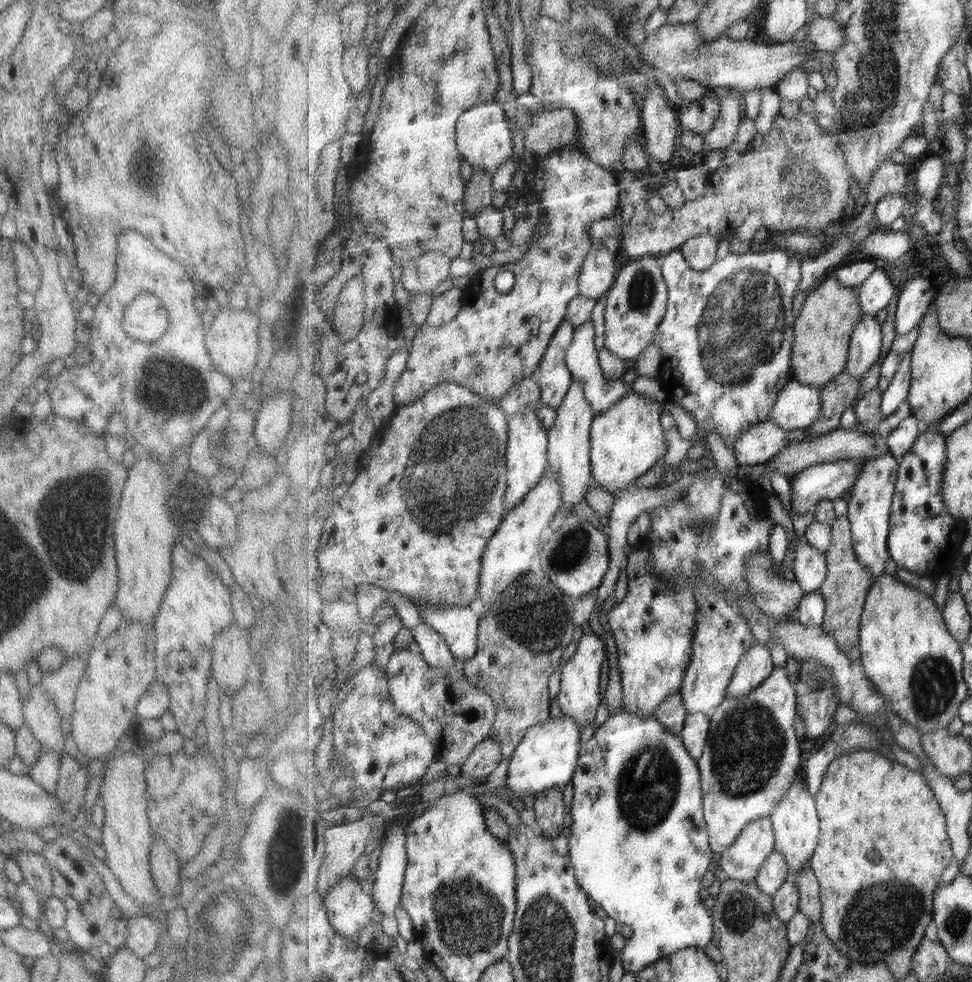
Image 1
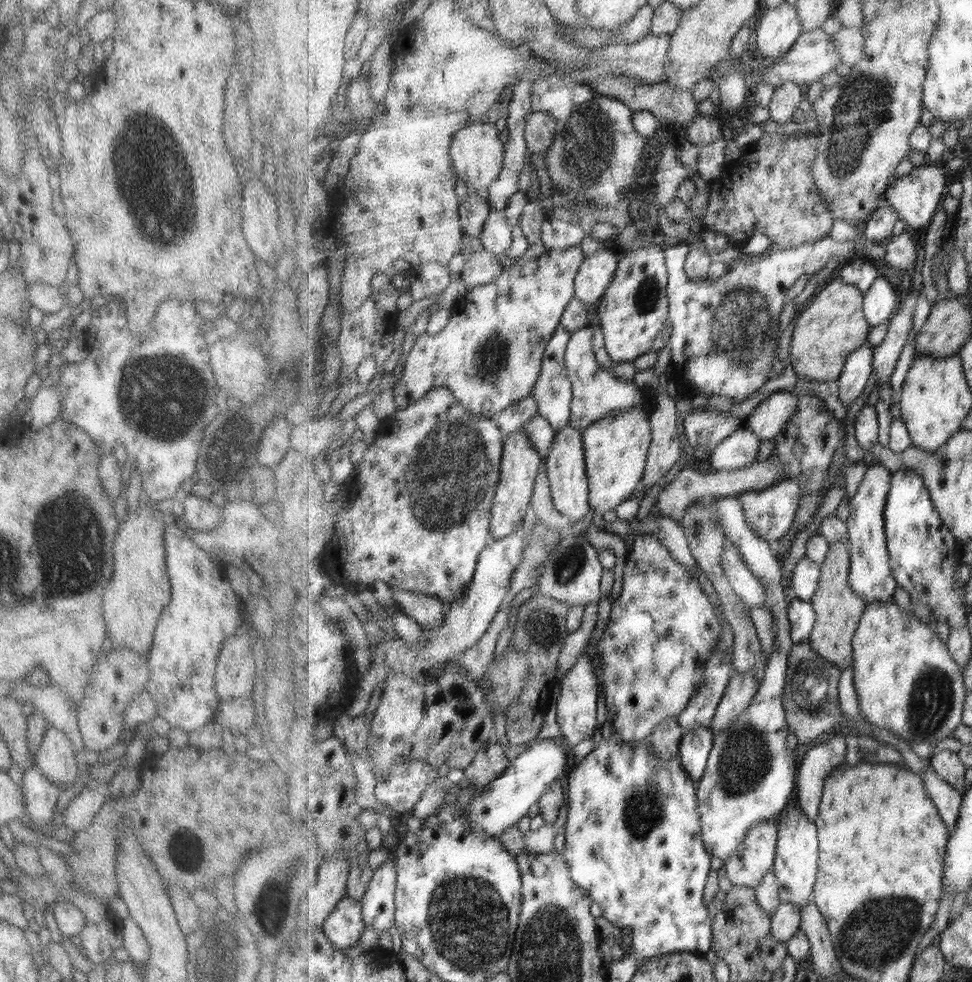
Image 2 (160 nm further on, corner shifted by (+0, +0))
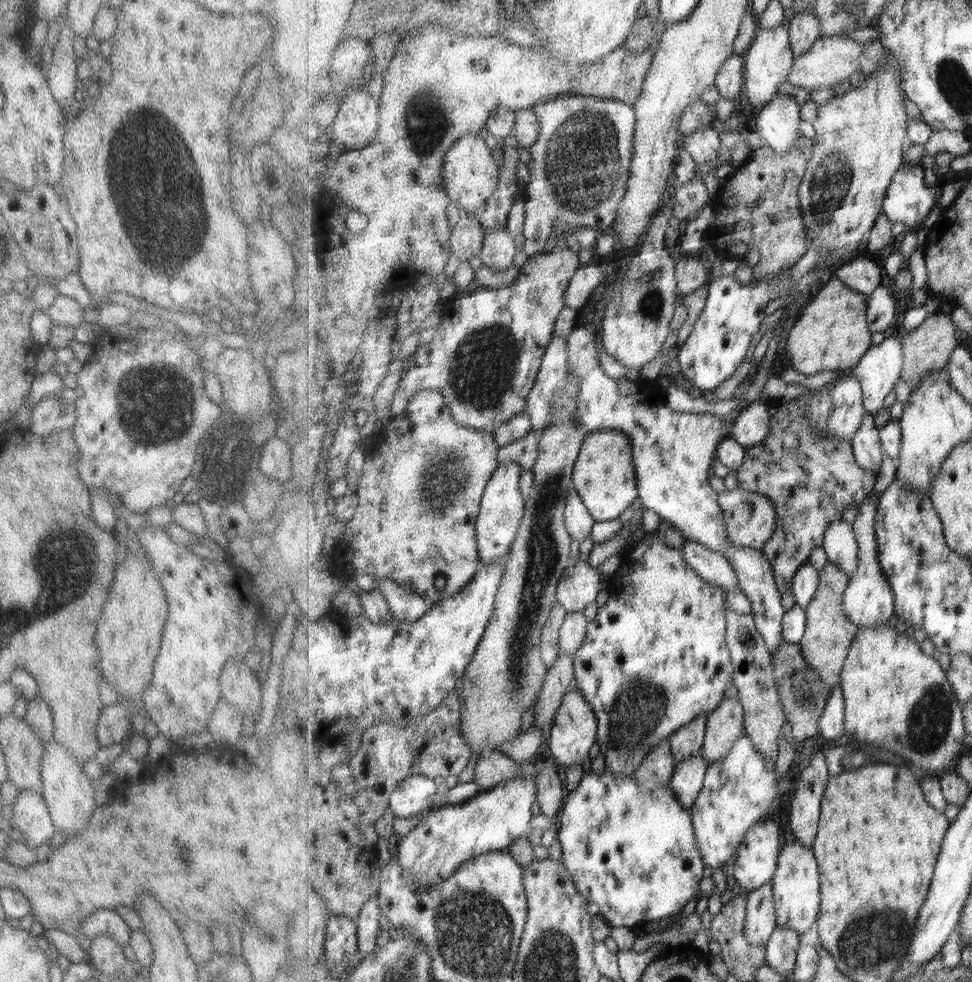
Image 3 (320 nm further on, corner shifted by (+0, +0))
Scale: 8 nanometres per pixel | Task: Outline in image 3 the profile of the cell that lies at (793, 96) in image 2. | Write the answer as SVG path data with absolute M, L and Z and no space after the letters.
M778 95L763 109L756 118L756 130L762 141L775 149L777 154L789 154L793 144L802 136L802 106L787 95Z

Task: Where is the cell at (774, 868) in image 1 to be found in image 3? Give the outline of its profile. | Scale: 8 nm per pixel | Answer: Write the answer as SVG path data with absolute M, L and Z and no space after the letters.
M771 883L749 892L746 909L745 934L747 941L753 946L766 946L778 927L774 890Z

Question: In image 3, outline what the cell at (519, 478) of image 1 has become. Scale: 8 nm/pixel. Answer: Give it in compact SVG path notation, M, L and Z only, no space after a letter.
M519 463L500 465L486 486L480 504L480 513L476 520L478 553L484 565L497 562L499 558L503 558L509 550L512 550L512 544L520 532L526 501L526 497L519 490L522 472L523 467Z

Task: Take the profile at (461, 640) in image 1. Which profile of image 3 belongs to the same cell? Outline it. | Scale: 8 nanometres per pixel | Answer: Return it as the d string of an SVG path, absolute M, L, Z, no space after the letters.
M392 578L376 579L376 581L378 588L386 596L390 611L397 620L415 622L427 611L431 611L432 604L404 584L399 584Z

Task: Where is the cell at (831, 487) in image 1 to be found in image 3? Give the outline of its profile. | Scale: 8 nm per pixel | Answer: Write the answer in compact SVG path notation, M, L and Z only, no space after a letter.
M740 487L734 491L720 492L719 501L732 544L762 550L768 538L775 532L776 510L773 501L764 494L749 492Z

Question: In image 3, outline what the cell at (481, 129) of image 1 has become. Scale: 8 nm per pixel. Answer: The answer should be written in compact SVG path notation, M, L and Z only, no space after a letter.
M468 134L458 139L445 155L442 173L449 189L451 205L461 207L460 210L465 217L480 216L487 201L497 191L500 182L497 162L493 160L491 149L487 148L485 140L479 134Z

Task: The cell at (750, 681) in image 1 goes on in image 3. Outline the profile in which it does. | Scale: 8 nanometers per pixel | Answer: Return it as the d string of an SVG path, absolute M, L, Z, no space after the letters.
M725 699L719 710L710 713L708 718L702 755L713 764L716 760L724 760L745 732L741 699Z

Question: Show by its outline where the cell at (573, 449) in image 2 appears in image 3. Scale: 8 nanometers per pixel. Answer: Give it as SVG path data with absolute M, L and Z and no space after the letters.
M574 485L570 490L568 502L565 507L566 525L573 540L583 542L588 536L592 536L592 530L596 523L591 511L585 506L581 495Z

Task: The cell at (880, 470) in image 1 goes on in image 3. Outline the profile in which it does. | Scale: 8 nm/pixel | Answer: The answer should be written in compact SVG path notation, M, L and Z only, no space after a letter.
M874 489L874 492L864 500L864 504L858 507L860 513L856 515L853 523L860 546L860 563L844 594L844 611L847 618L860 630L888 624L895 610L895 593L882 569L880 554L877 550L876 516L879 501L878 492Z

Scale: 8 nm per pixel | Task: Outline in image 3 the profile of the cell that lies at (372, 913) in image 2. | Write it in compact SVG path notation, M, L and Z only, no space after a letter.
M376 894L376 896L372 896L370 900L366 901L361 914L355 920L358 926L358 951L363 957L377 949L378 932L381 931L378 918L381 914L380 902L378 894Z

